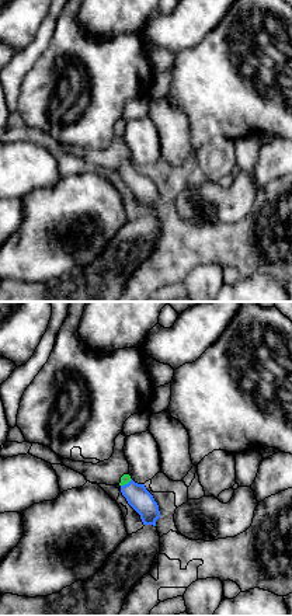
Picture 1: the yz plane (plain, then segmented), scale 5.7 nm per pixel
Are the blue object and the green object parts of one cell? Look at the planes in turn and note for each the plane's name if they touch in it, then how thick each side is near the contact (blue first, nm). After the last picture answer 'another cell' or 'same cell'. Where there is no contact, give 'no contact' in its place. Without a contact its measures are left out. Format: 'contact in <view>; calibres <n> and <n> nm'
contact in yz; calibres 140 and 60 nm

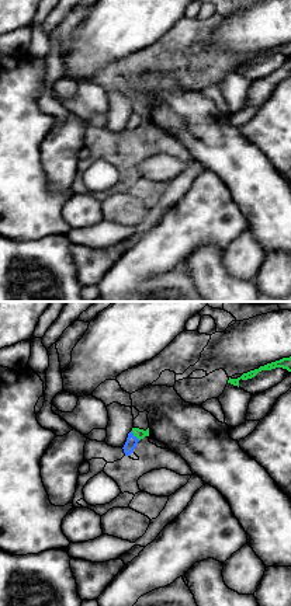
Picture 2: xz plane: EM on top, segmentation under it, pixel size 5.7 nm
contact in xz; calibres 70 and 60 nm

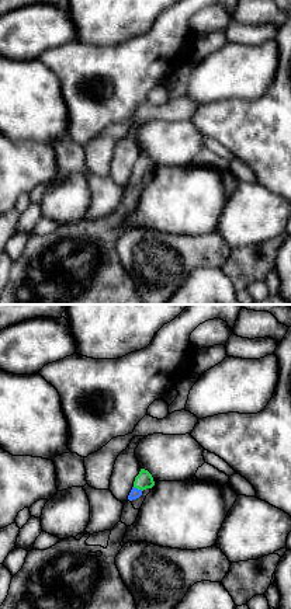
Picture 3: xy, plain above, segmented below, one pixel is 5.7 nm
contact in xy; calibres 60 and 100 nm

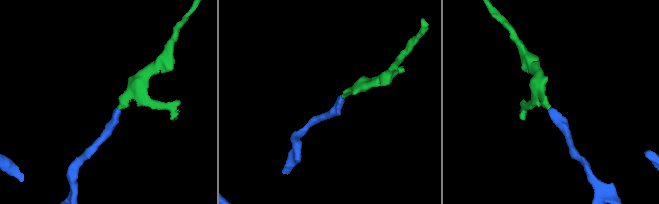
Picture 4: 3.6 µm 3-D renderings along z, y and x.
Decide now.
same cell

